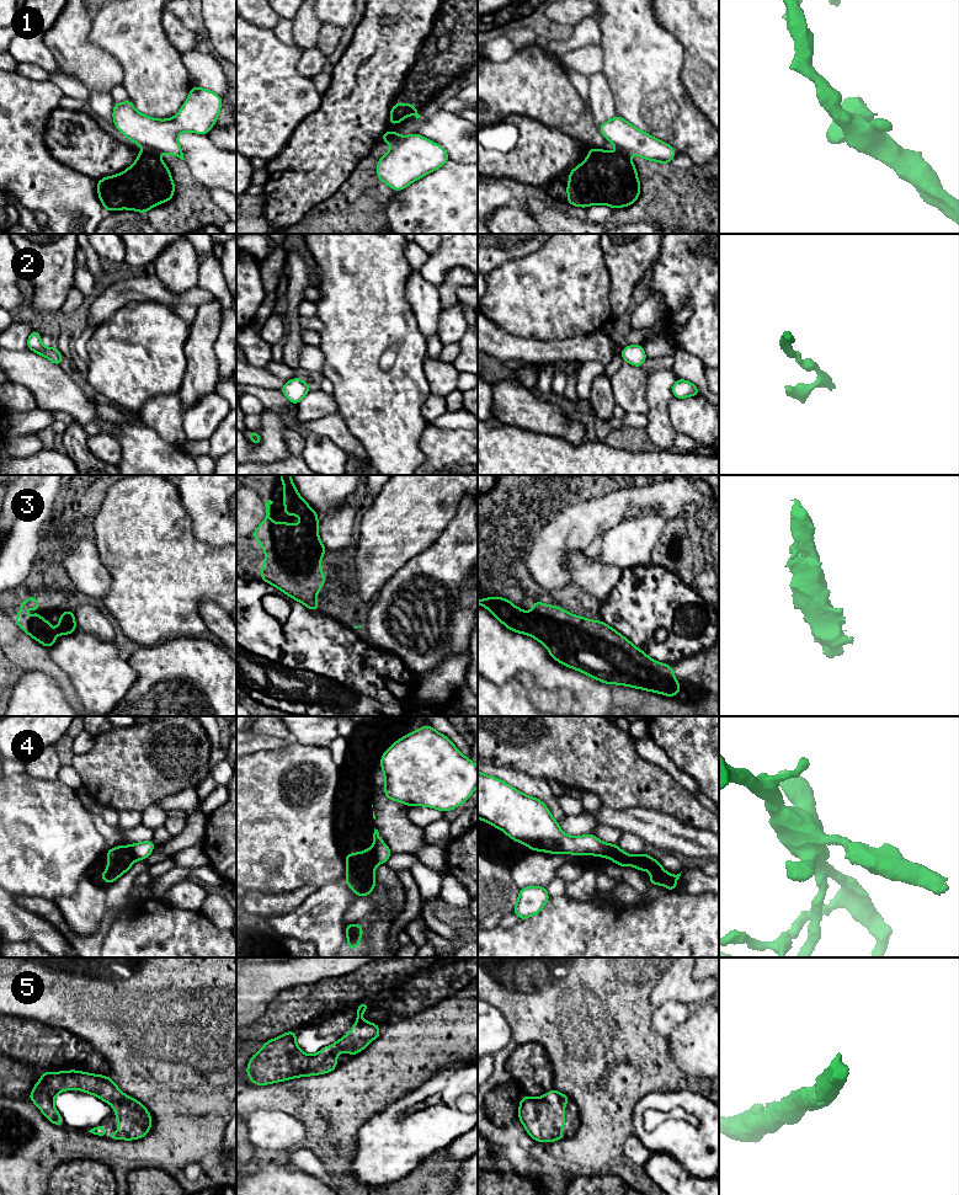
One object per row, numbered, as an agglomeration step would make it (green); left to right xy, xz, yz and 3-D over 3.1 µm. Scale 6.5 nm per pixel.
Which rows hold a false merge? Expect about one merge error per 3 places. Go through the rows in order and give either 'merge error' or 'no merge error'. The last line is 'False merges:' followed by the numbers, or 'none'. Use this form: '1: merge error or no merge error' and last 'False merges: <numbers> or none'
1: merge error
2: no merge error
3: no merge error
4: merge error
5: no merge error
False merges: 1, 4

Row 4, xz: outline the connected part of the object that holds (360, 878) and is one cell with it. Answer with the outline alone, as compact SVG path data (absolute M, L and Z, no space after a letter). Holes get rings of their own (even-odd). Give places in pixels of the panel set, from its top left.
M374 847L361 853L350 853L345 855L347 866L346 882L355 896L371 896L377 886L374 880L374 869L377 866Z

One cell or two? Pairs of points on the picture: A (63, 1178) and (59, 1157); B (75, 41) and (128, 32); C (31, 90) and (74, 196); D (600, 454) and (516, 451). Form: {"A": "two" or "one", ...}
{"A": "two", "B": "two", "C": "one", "D": "one"}

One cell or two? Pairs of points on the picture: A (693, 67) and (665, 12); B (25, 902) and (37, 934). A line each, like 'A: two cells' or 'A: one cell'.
A: one cell
B: two cells

